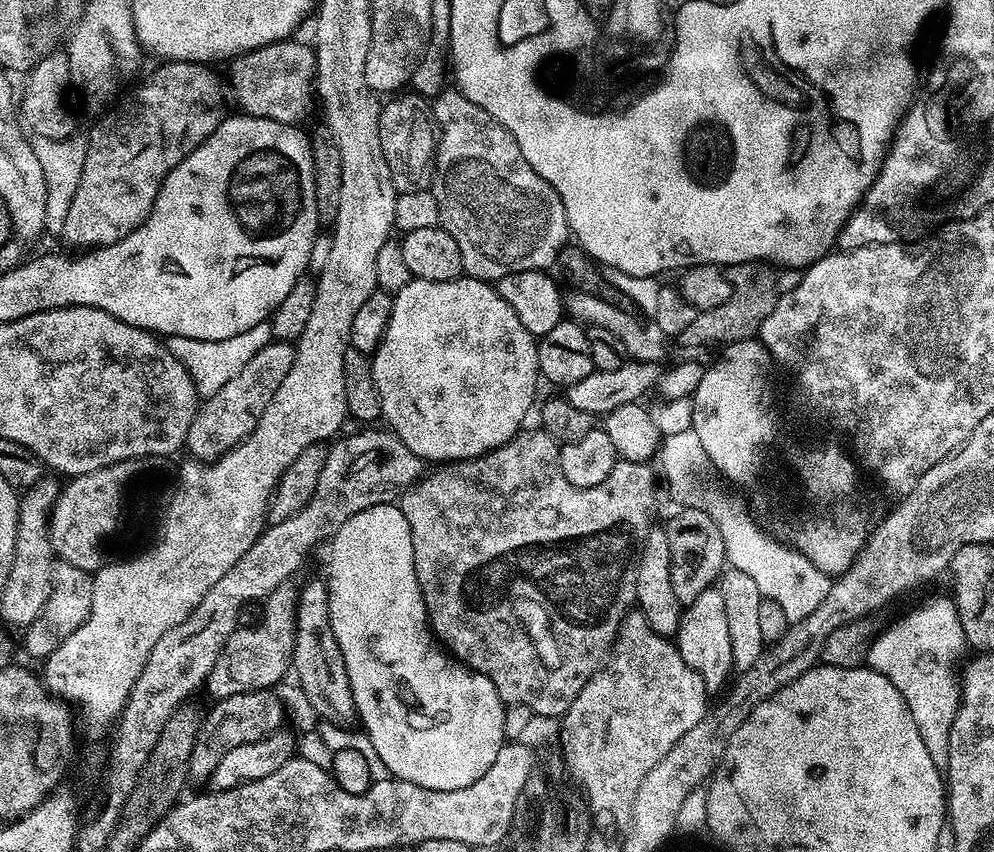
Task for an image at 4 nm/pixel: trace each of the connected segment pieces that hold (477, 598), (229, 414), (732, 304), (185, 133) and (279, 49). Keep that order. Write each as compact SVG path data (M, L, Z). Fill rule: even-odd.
M535 427L529 432L517 432L503 446L492 452L485 452L483 456L474 456L470 460L453 460L433 467L436 469L429 476L421 475L401 491L405 492L398 499L398 506L410 526L416 585L420 587L420 597L428 611L428 623L433 637L461 664L465 664L473 672L488 676L505 705L525 704L530 706L535 715L560 718L567 712L578 690L595 672L598 663L605 657L608 646L615 643L621 619L627 608L635 603L635 595L629 590L631 582L636 579L637 570L632 564L624 566L624 559L627 558L628 547L635 542L636 535L648 524L647 512L652 504L652 472L647 463L617 462L614 470L610 470L608 477L598 482L598 486L579 488L561 477L554 459L552 435L545 432L543 427Z
M269 342L218 394L207 397L197 407L196 417L188 431L187 451L192 451L197 461L215 462L221 460L227 452L232 452L254 430L258 418L262 418L262 410L270 406L270 398L274 398L274 390L282 386L282 378L290 374L290 366L294 362L295 347L288 342Z
M751 260L741 264L727 265L726 275L730 284L730 296L720 306L714 306L705 312L697 311L694 322L686 326L678 337L678 343L684 348L700 348L703 344L727 346L737 340L750 340L759 333L763 320L776 304L776 278L773 269L767 263Z
M187 60L168 62L160 67L164 68L158 69L137 90L133 100L128 100L125 104L117 103L111 110L105 111L99 117L100 124L93 126L92 133L87 133L84 169L62 225L65 242L80 248L76 250L105 248L126 238L126 234L134 231L150 214L158 190L170 170L226 119L230 88L225 77L223 80L212 69L215 67Z
M296 38L275 40L255 52L245 52L231 61L230 88L234 100L250 116L266 116L283 124L299 125L312 108L316 87L316 55Z

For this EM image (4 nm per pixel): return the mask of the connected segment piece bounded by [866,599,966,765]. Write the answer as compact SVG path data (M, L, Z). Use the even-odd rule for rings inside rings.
M951 599L936 600L933 604L902 617L897 624L890 625L883 632L884 629L872 641L866 661L867 667L884 676L901 695L920 736L920 742L924 747L923 755L927 759L929 756L934 763L943 765L948 758L948 739L956 711L960 709L962 695L962 680L958 675L958 668L956 672L956 663L959 662L960 655L966 652L962 622L956 613L955 603Z

